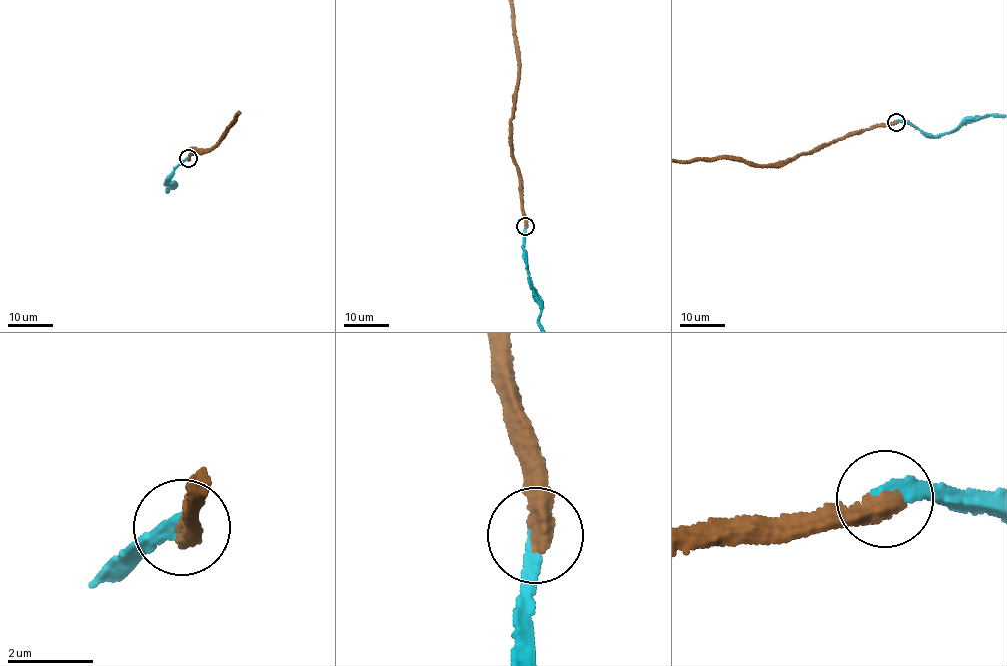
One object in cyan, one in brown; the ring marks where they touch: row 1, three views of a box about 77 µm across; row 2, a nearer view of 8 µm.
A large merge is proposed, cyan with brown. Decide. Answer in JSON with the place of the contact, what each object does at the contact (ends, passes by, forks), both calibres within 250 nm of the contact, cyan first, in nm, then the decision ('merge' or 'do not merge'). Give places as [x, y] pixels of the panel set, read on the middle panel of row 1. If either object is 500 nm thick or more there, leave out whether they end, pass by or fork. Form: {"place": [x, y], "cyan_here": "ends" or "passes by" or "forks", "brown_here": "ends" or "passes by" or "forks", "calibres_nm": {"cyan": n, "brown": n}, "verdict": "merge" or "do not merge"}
{"place": [525, 226], "cyan_here": "ends", "brown_here": "ends", "calibres_nm": {"cyan": 300, "brown": 440}, "verdict": "merge"}

